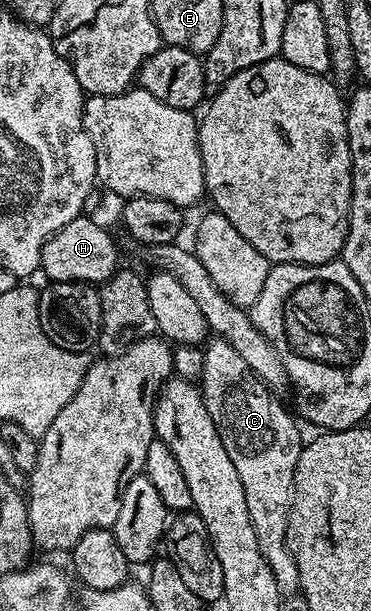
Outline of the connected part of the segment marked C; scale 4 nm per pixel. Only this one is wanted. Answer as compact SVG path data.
M216 336L204 343L203 372L199 379L199 389L205 398L205 407L219 432L219 440L223 440L223 448L227 448L227 456L231 456L231 464L235 464L235 472L239 472L239 480L243 480L243 492L247 496L248 512L251 524L255 528L257 542L261 546L263 556L275 576L277 586L282 592L296 591L299 583L299 568L293 563L293 554L284 539L289 527L288 514L293 507L293 485L295 484L295 468L299 464L303 437L297 427L298 419L281 407L280 397L275 396L255 371L227 344L227 340Z

